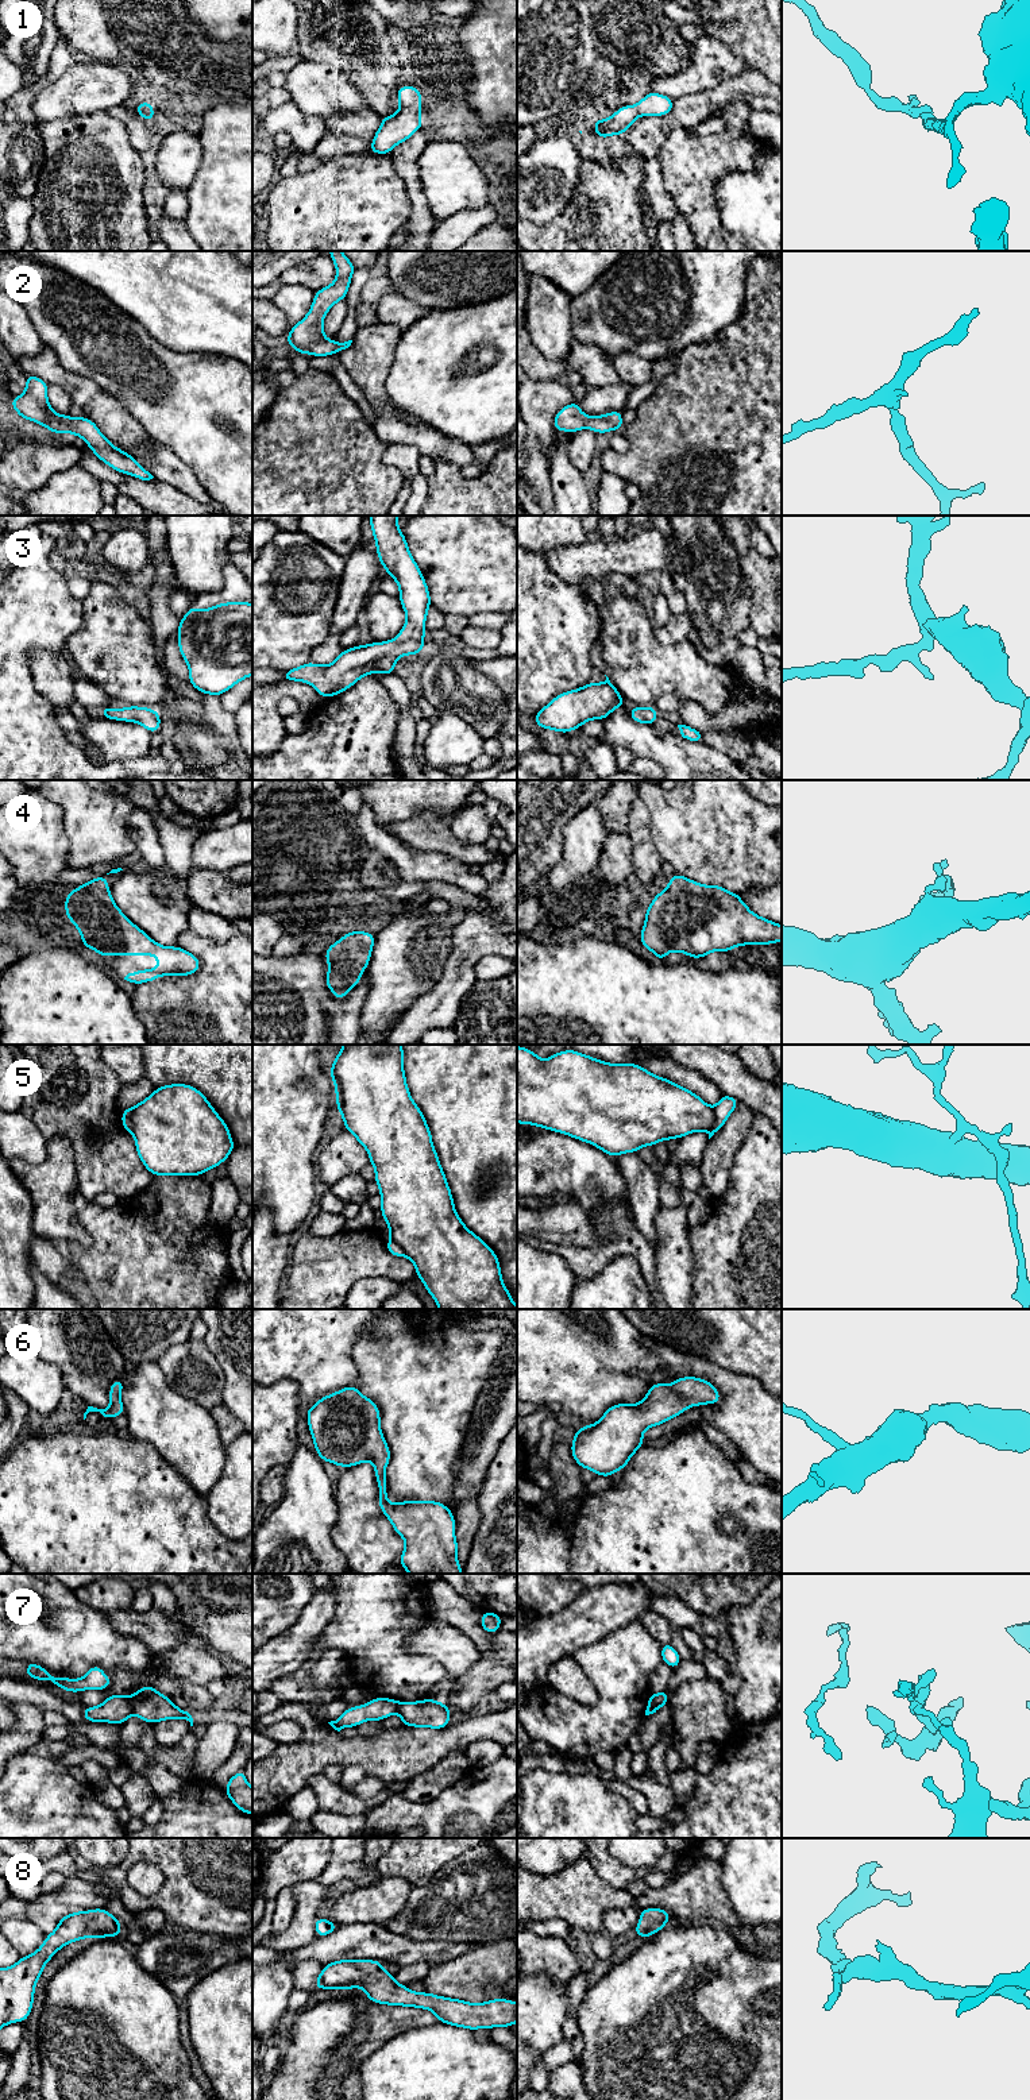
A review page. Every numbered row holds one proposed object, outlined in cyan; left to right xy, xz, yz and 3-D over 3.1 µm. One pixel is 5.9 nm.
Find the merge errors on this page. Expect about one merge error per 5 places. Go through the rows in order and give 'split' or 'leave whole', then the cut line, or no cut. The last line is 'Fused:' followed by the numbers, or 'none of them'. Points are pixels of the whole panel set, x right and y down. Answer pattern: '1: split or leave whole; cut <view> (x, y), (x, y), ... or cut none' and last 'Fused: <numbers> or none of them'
1: leave whole; cut none
2: leave whole; cut none
3: leave whole; cut none
4: leave whole; cut none
5: split; cut xy (135, 1106), (131, 1114), (130, 1130)
6: leave whole; cut none
7: split; cut xy (128, 1697), (134, 1713)
8: leave whole; cut none
Fused: 5, 7

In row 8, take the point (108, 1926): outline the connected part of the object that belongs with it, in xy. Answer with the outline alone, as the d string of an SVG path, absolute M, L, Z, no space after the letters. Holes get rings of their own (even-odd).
M105 1908L77 1911L59 1919L57 1929L46 1935L42 1946L20 1957L9 1968L0 1968L0 2028L30 2016L35 1985L49 1960L63 1946L82 1938L115 1938L123 1933L119 1919Z

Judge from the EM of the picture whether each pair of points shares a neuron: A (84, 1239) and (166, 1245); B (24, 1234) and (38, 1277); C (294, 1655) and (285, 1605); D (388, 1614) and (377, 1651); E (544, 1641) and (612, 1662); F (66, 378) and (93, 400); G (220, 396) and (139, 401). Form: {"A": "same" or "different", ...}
{"A": "different", "B": "different", "C": "different", "D": "same", "E": "different", "F": "same", "G": "same"}

